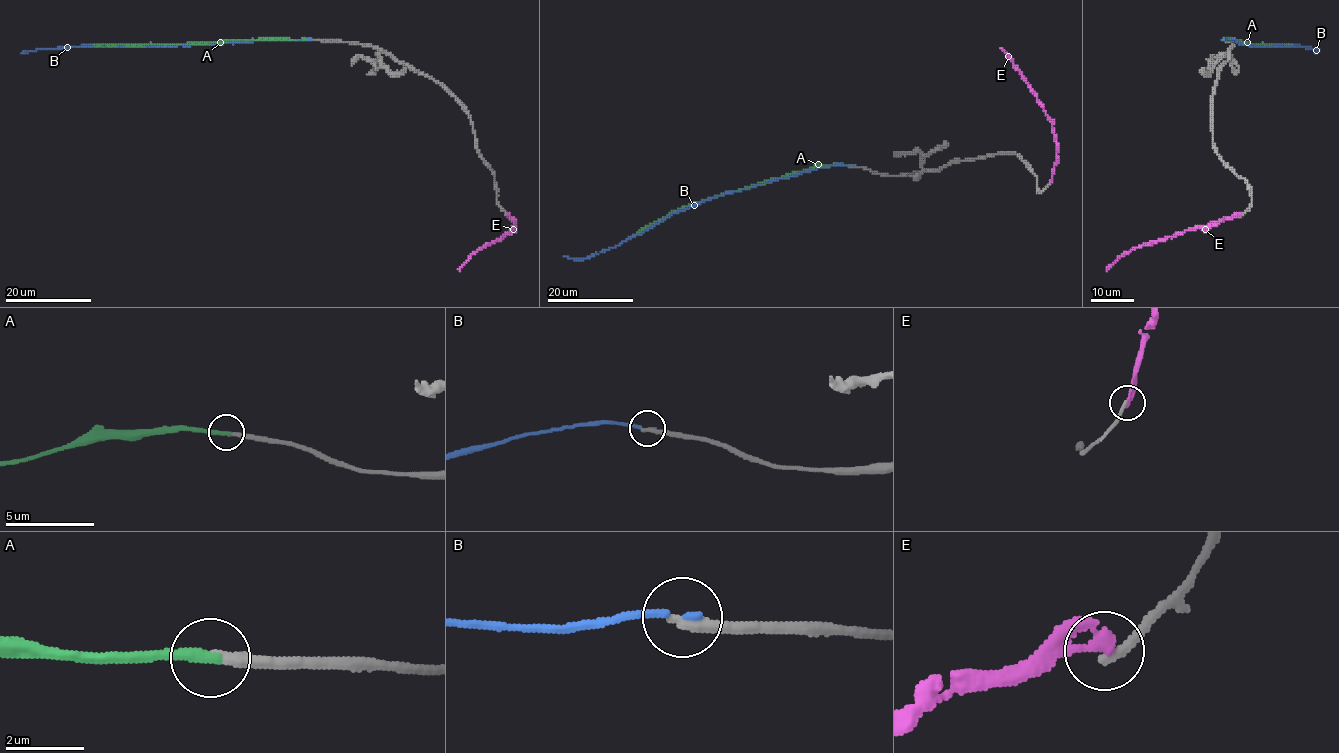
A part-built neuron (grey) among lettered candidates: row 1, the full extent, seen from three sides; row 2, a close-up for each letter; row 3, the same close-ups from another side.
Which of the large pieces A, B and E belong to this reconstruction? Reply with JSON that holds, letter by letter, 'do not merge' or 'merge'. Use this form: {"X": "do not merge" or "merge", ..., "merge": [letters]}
{"A": "merge", "B": "do not merge", "E": "do not merge", "merge": ["A"]}

